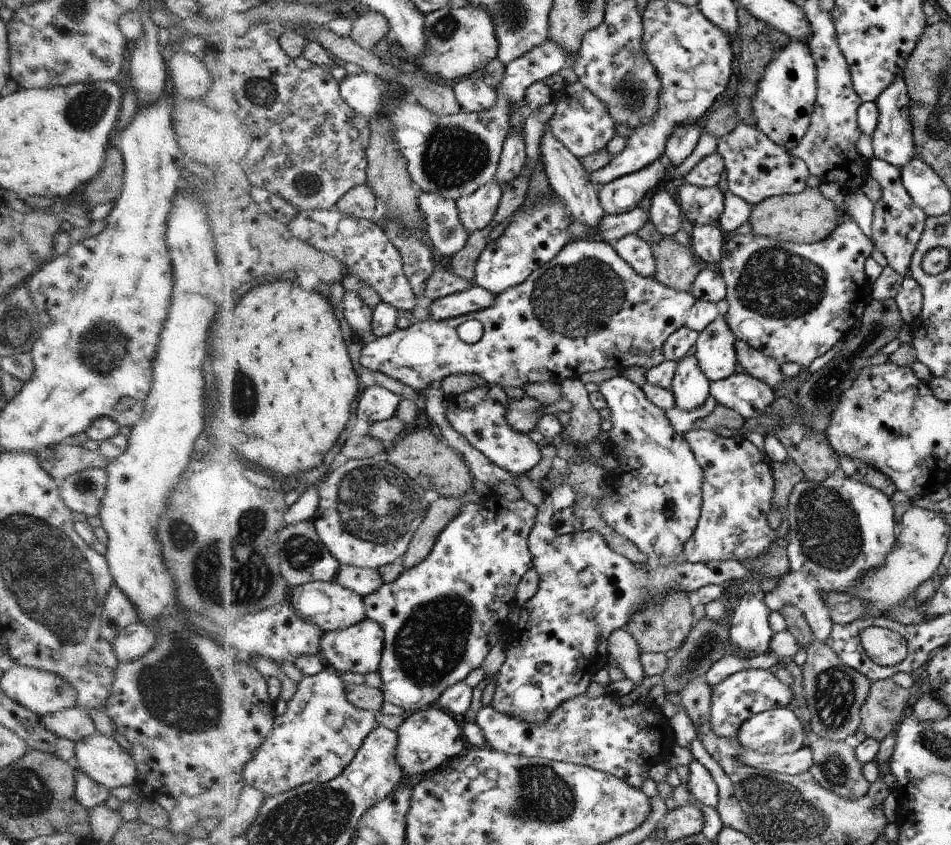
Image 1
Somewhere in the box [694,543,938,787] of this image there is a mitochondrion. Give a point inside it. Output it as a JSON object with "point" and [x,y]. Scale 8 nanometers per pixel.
{"point":[834,691]}

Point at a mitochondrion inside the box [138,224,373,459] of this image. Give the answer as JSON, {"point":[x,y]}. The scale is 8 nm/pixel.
{"point":[244,393]}

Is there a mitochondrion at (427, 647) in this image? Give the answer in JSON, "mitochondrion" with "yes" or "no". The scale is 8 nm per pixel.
{"mitochondrion":"yes"}

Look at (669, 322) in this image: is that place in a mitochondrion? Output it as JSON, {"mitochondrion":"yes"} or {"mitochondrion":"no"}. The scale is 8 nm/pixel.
{"mitochondrion":"no"}

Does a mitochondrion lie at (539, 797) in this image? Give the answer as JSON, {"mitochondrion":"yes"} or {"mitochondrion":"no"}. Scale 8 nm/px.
{"mitochondrion":"yes"}

